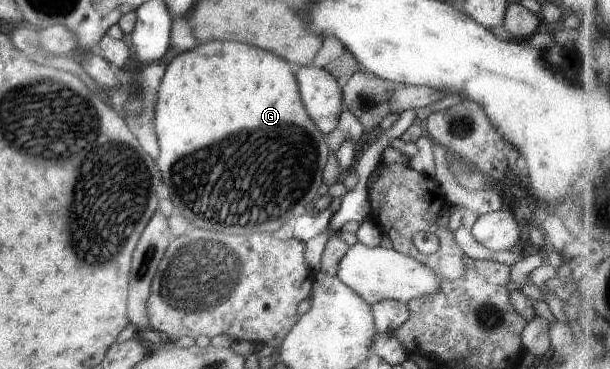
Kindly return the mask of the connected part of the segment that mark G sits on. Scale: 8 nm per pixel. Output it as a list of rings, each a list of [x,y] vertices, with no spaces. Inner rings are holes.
[[[219,40],[198,43],[190,50],[179,52],[170,62],[167,62],[157,88],[157,100],[153,108],[155,139],[158,143],[156,166],[162,174],[162,182],[166,184],[170,192],[174,210],[182,214],[186,220],[190,220],[194,228],[204,228],[204,230],[222,232],[222,234],[240,234],[240,236],[264,231],[272,233],[284,222],[292,221],[295,216],[309,213],[310,206],[318,201],[316,188],[322,183],[322,169],[326,164],[326,156],[328,156],[325,134],[337,127],[339,114],[343,110],[338,83],[324,67],[318,68],[312,64],[300,65],[296,74],[293,74],[288,61],[270,51],[238,41]]]

